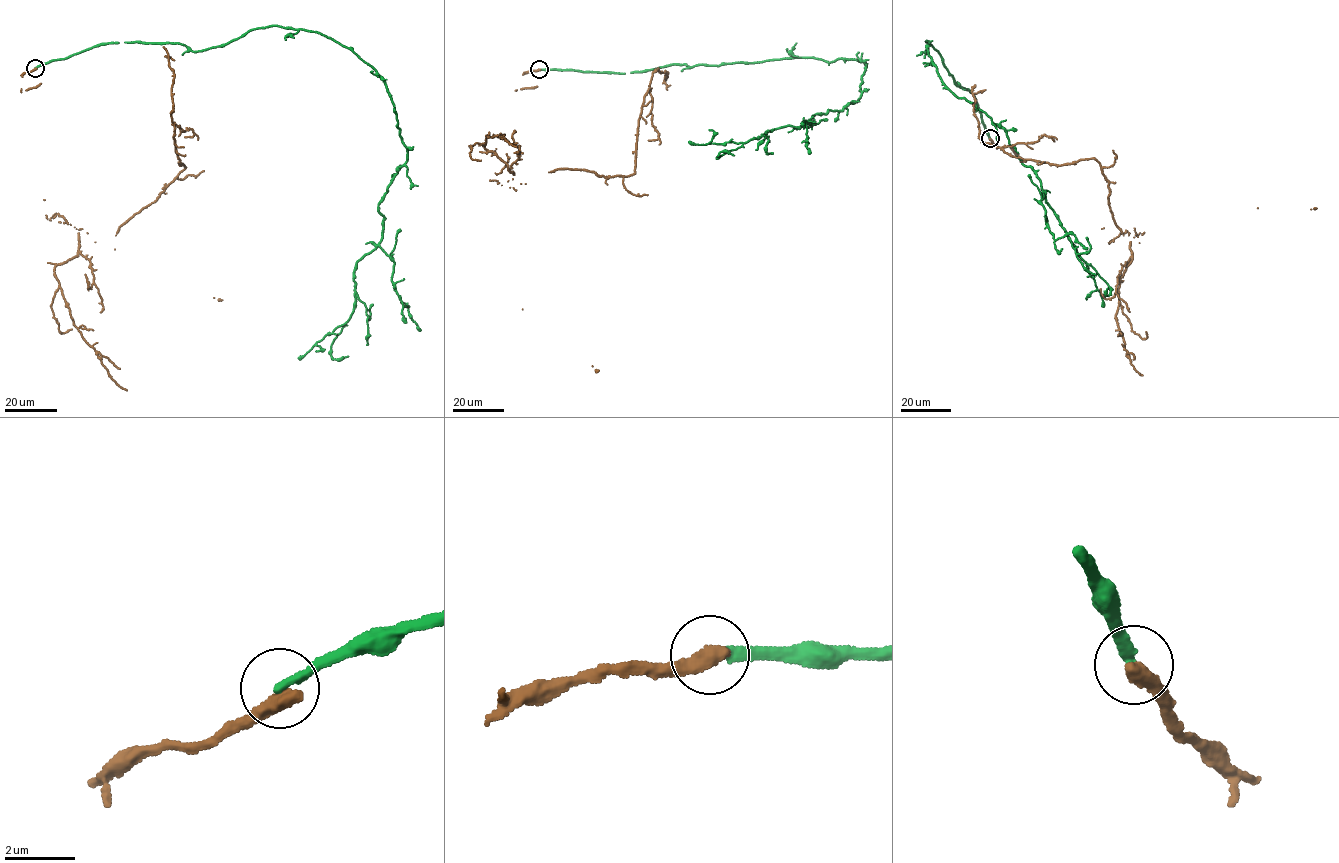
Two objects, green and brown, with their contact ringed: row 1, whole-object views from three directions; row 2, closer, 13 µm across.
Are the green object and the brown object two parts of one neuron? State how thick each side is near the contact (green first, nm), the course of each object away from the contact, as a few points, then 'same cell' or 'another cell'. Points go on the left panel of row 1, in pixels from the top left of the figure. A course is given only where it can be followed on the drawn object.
280/500 nm | green via (35, 68), (278, 25), (368, 63), (408, 157), (331, 346), (348, 356) | brown via (35, 68), (168, 57), (173, 136), (185, 167), (90, 258), (78, 250), (82, 228), (222, 300) | another cell

